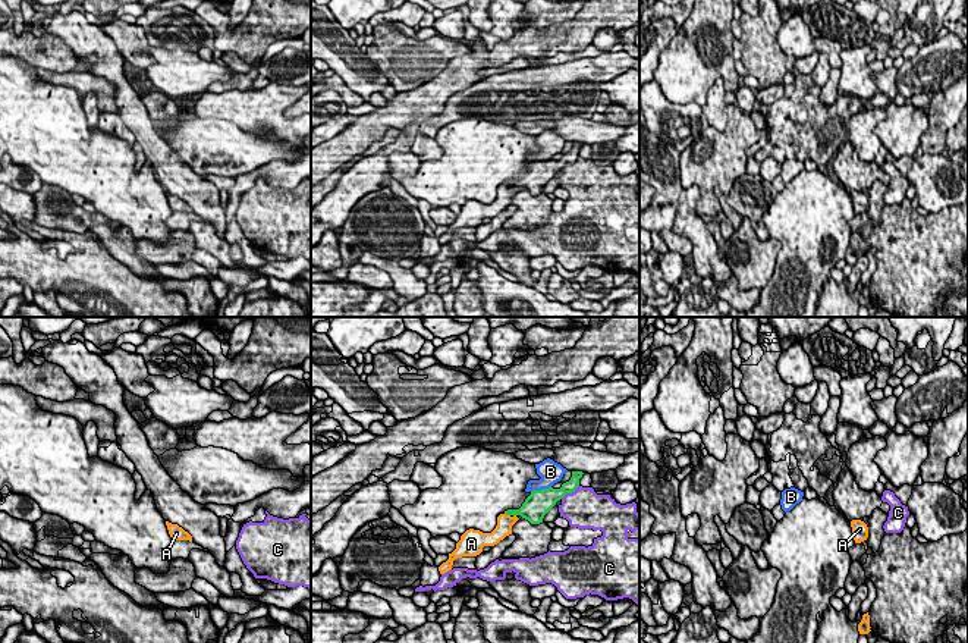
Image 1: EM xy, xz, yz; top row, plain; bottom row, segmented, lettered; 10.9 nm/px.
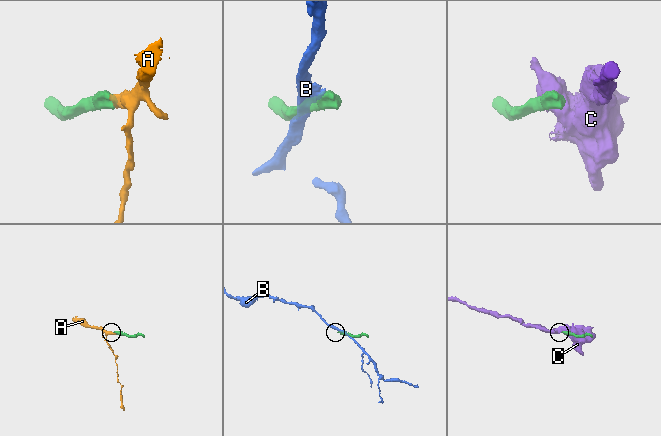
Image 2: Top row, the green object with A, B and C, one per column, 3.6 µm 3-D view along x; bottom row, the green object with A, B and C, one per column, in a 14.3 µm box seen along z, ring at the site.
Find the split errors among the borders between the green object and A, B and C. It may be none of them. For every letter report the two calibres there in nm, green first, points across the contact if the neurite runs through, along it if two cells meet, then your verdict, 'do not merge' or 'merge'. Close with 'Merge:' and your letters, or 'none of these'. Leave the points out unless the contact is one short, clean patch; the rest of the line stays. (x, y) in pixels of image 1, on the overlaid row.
A: 220 nm thick on the green side, 170 nm on the other; runs through xz (530, 510), (508, 514), (505, 523); merge
B: 280 nm thick on the green side, 240 nm on the other; do not merge
C: 220 nm thick on the green side, 440 nm on the other; border along xz (578, 483), (560, 498); do not merge
Merge: A

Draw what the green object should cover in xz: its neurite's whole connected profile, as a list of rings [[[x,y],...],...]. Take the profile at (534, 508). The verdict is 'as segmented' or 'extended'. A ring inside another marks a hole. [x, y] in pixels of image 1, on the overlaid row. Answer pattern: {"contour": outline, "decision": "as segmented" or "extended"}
{"contour": [[[572,471],[569,482],[563,483],[560,489],[532,490],[519,509],[507,509],[497,517],[497,526],[491,533],[469,528],[456,543],[456,549],[449,553],[449,559],[439,567],[440,574],[452,570],[453,561],[462,556],[477,556],[484,546],[494,546],[506,536],[512,534],[512,526],[522,518],[531,524],[543,523],[544,515],[560,501],[566,493],[575,492],[582,477],[582,471]]], "decision": "extended"}

